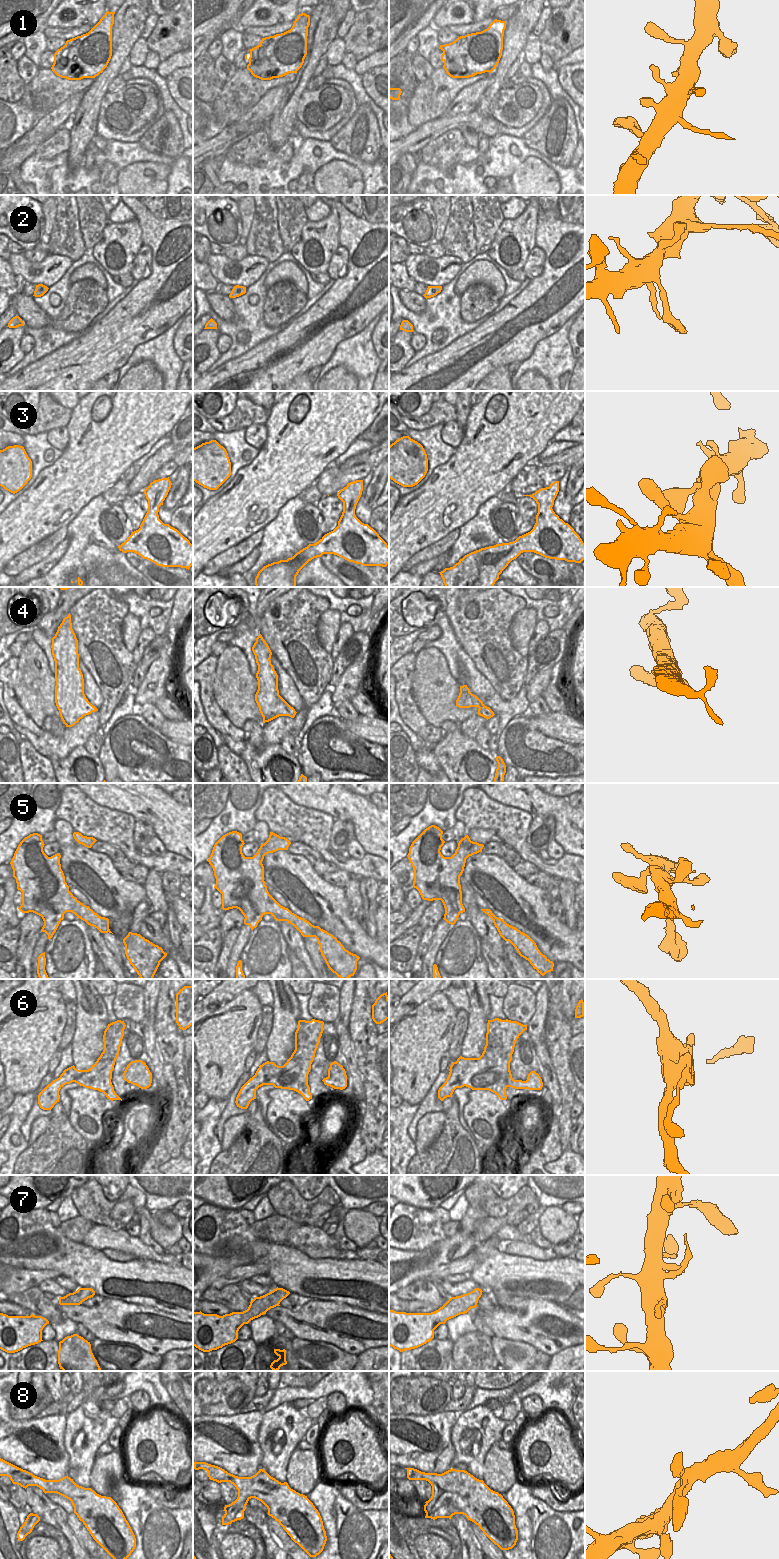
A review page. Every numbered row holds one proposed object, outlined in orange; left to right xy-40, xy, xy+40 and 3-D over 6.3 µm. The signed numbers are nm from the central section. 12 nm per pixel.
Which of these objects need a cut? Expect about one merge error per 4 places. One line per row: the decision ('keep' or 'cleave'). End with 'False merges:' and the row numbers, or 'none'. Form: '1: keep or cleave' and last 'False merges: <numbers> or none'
1: keep
2: keep
3: keep
4: keep
5: keep
6: cleave
7: cleave
8: keep
False merges: 6, 7

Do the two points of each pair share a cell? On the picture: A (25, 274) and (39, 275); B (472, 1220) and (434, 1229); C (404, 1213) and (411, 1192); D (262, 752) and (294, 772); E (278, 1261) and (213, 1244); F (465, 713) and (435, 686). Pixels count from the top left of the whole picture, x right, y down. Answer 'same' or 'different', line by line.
A: same
B: different
C: different
D: same
E: same
F: same

